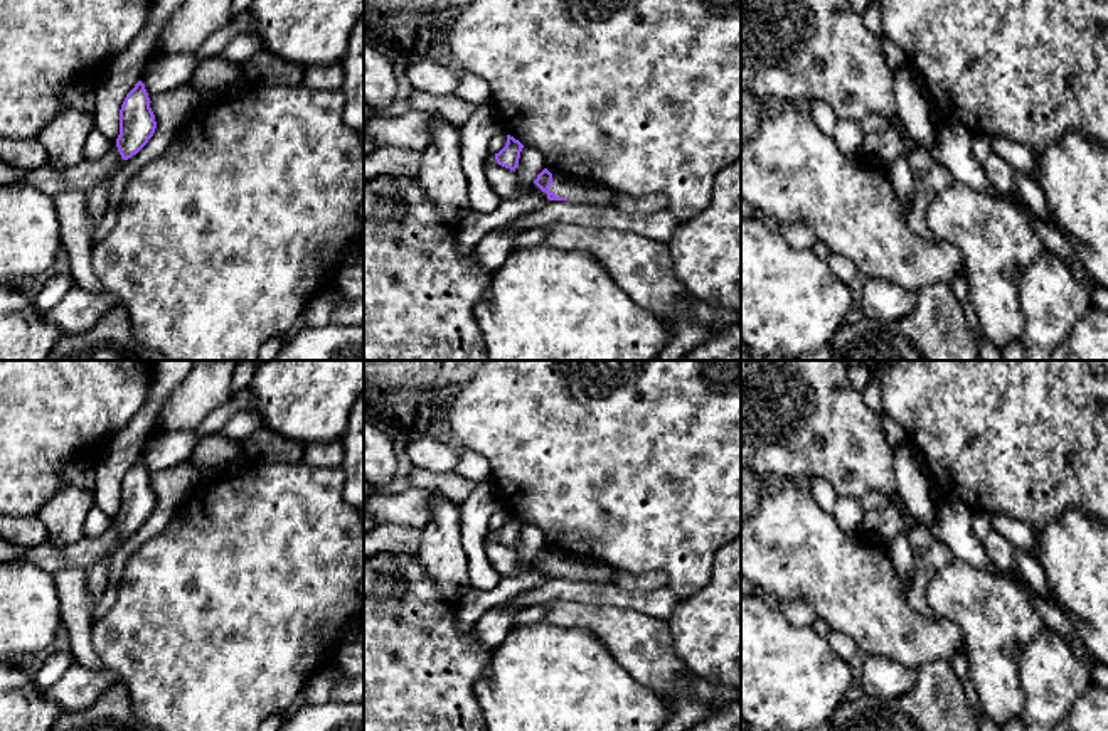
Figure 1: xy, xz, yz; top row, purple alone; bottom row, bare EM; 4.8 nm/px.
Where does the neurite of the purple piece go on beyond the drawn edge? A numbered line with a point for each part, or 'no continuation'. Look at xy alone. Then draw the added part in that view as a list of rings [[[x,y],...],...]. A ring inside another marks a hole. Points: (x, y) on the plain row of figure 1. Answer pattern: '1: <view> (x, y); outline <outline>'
1: xy (83, 553); outline [[[113,522],[109,529],[99,537],[84,536],[67,547],[57,547],[51,541],[45,541],[35,547],[30,547],[15,561],[32,563],[51,574],[56,574],[62,568],[89,569],[96,559],[116,546],[120,537],[121,532],[118,524]]]

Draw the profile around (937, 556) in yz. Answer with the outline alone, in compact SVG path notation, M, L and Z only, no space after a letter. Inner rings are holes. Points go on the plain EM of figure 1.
M933 541L924 552L914 556L914 573L908 603L924 618L933 616L926 600L926 588L935 574L946 568L953 558L955 556L950 547L940 541Z

